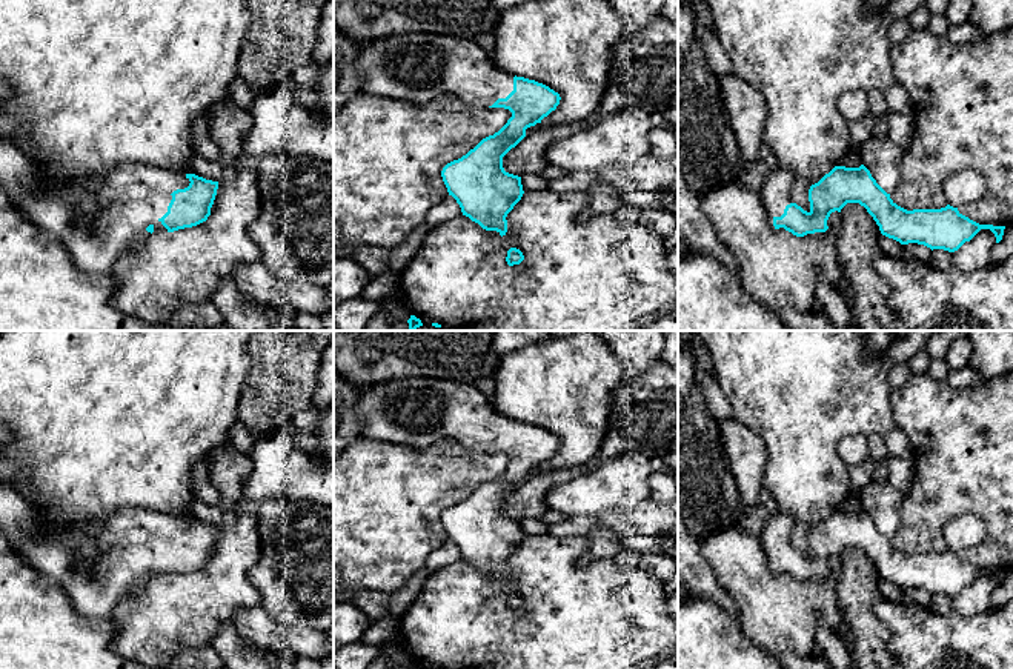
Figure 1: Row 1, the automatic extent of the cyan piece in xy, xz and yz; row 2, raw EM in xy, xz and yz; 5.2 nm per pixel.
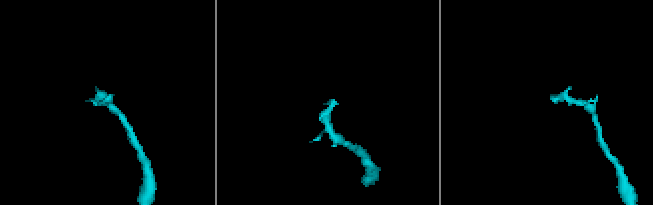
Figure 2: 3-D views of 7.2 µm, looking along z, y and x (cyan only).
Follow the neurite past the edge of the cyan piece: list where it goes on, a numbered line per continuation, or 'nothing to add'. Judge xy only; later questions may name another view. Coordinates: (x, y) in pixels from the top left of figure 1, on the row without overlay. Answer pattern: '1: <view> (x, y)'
1: xy (97, 571)

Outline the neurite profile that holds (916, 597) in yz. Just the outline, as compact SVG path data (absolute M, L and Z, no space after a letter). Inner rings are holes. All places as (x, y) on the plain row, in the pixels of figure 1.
M918 587L904 589L904 603L905 604L930 606L930 601L932 601L932 594L924 589L918 589Z

